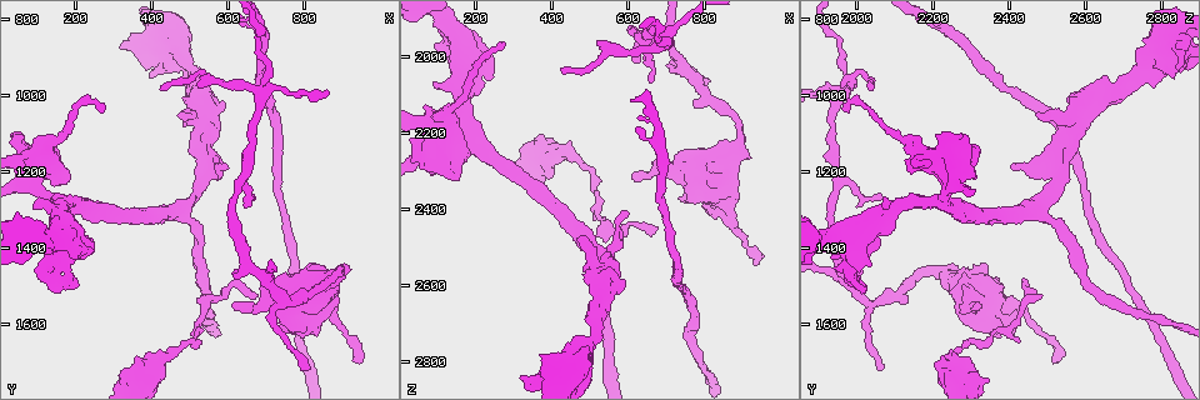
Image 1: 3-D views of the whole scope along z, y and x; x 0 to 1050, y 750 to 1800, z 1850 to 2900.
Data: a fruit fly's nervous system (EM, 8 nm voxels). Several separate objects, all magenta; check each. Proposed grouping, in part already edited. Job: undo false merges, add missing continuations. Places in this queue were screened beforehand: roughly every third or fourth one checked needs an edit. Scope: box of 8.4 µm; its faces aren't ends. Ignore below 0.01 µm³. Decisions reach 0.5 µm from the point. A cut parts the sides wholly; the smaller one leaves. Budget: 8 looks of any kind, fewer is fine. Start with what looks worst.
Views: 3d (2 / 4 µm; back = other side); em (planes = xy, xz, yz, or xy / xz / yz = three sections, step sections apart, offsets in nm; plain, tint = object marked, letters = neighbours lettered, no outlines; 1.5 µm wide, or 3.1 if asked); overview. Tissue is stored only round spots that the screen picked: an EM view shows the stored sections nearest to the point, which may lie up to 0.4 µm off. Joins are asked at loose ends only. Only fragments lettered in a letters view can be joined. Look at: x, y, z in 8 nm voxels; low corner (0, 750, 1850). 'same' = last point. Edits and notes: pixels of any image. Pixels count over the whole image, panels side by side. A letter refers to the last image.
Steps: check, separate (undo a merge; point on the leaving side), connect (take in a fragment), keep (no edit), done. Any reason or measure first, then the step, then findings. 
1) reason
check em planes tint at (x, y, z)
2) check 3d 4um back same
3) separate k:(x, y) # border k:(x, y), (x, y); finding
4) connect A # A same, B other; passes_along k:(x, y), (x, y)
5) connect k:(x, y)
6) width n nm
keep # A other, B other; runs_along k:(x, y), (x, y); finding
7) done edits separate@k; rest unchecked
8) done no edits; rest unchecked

free end
check em xz step 4 tint at (835, 1635, 2415)

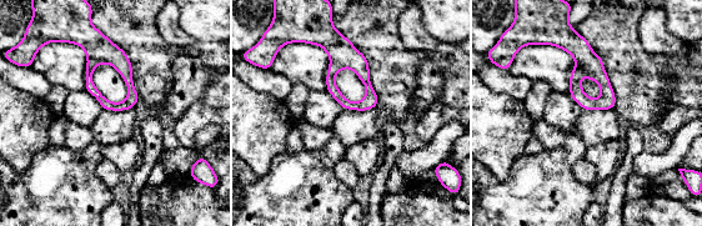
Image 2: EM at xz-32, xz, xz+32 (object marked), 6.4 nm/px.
cut it another way
check em planes letters same

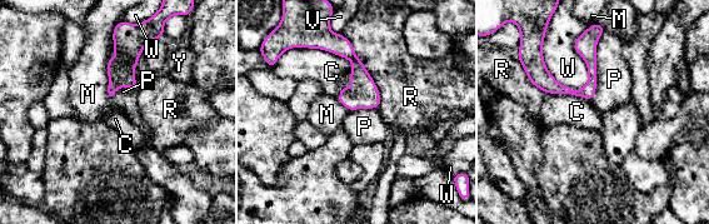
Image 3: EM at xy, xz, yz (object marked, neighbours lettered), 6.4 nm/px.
keep # C other, M other, P other, R other, V other, W other, Y other; border 3:(604, 29), (590, 100); no lettered fragment goes on from it

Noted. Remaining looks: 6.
tapers out
check em yz step 4 tint at (660, 1265, 2070)

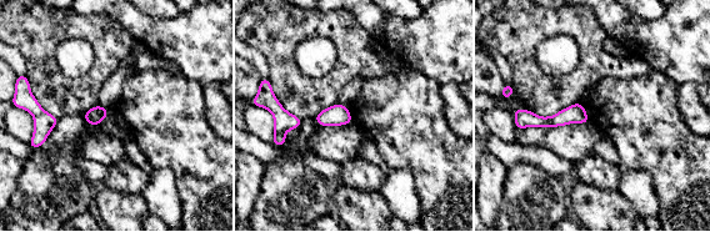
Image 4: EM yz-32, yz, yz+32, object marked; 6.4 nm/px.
another direction
check em planes letters same

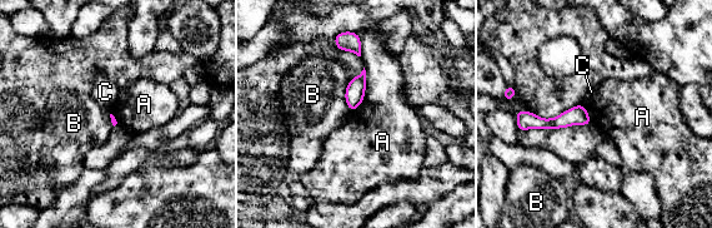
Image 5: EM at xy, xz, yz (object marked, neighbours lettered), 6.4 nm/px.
keep # A other, B other, C other; border 5:(365, 68), (365, 97), (351, 112); no lettered fragment goes on from it

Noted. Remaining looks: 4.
sharp bend
check em xy step 8 letters at (865, 1485, 2250)

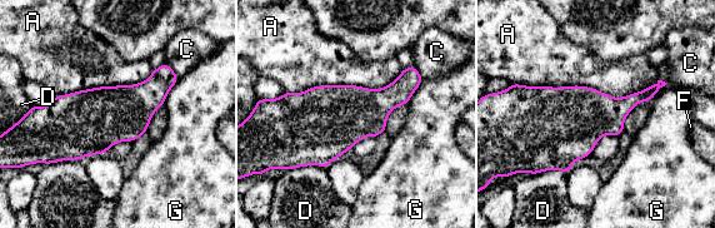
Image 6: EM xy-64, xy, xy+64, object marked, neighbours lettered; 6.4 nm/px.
keep # A other, C other, D other, F other, G other; border 6:(658, 79), (621, 97), (519, 83); continuous, no second neuron

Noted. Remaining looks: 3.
done no edits; rest unchecked

